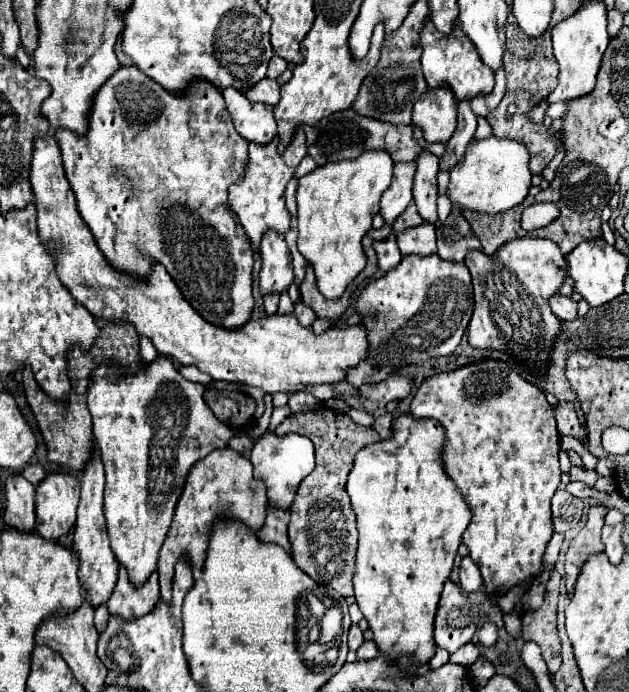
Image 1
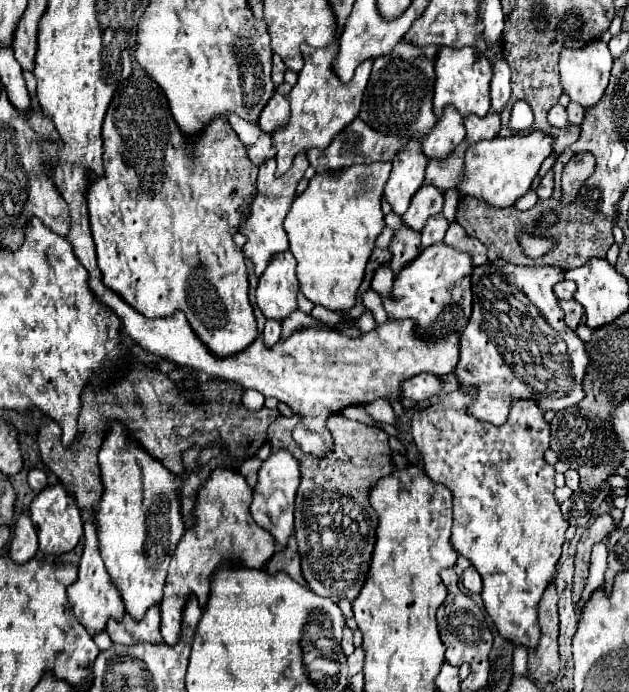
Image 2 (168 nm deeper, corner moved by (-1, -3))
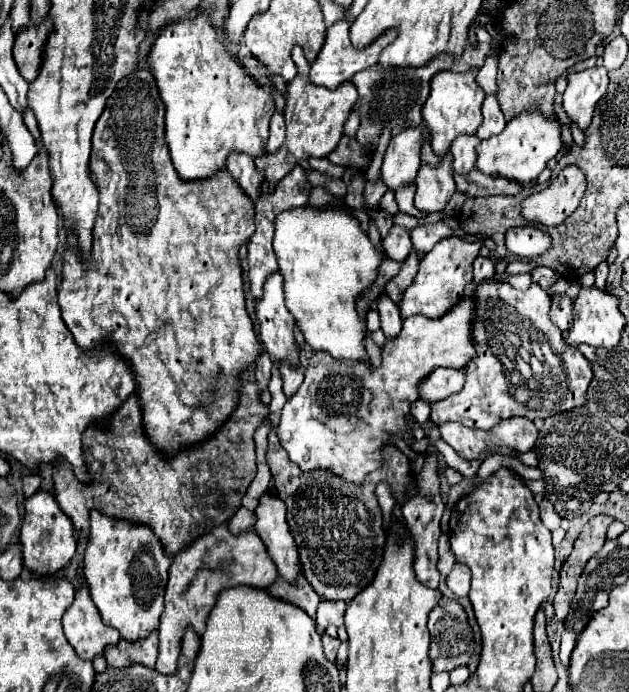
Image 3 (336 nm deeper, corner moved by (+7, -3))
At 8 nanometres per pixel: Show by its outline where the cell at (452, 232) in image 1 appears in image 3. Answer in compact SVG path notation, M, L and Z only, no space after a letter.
M480 256L474 262L474 282L482 282L482 280L492 280L494 278L494 262L490 258Z

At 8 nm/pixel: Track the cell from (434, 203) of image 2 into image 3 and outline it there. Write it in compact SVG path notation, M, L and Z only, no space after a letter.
M392 226L388 236L382 240L382 246L384 246L386 258L402 262L406 258L406 254L410 254L410 250L412 250L410 234L398 226Z

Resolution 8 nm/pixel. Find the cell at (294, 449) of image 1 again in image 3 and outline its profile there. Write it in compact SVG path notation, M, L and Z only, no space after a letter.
M266 492L254 512L258 516L254 532L266 544L270 558L278 566L278 574L286 582L294 584L298 580L298 574L302 572L302 566L298 562L298 546L286 524L286 506L278 496L270 496Z

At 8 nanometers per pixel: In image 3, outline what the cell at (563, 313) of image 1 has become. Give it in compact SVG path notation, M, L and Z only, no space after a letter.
M558 294L552 298L550 318L560 330L568 330L572 326L572 306L574 306L574 300L568 298L566 294Z

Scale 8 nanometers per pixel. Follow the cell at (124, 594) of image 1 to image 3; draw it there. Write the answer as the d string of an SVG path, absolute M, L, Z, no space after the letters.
M152 632L148 638L138 642L120 640L116 646L108 646L104 656L108 666L114 666L114 668L126 668L126 666L132 666L134 662L146 668L154 668L156 656L158 656L158 632Z

